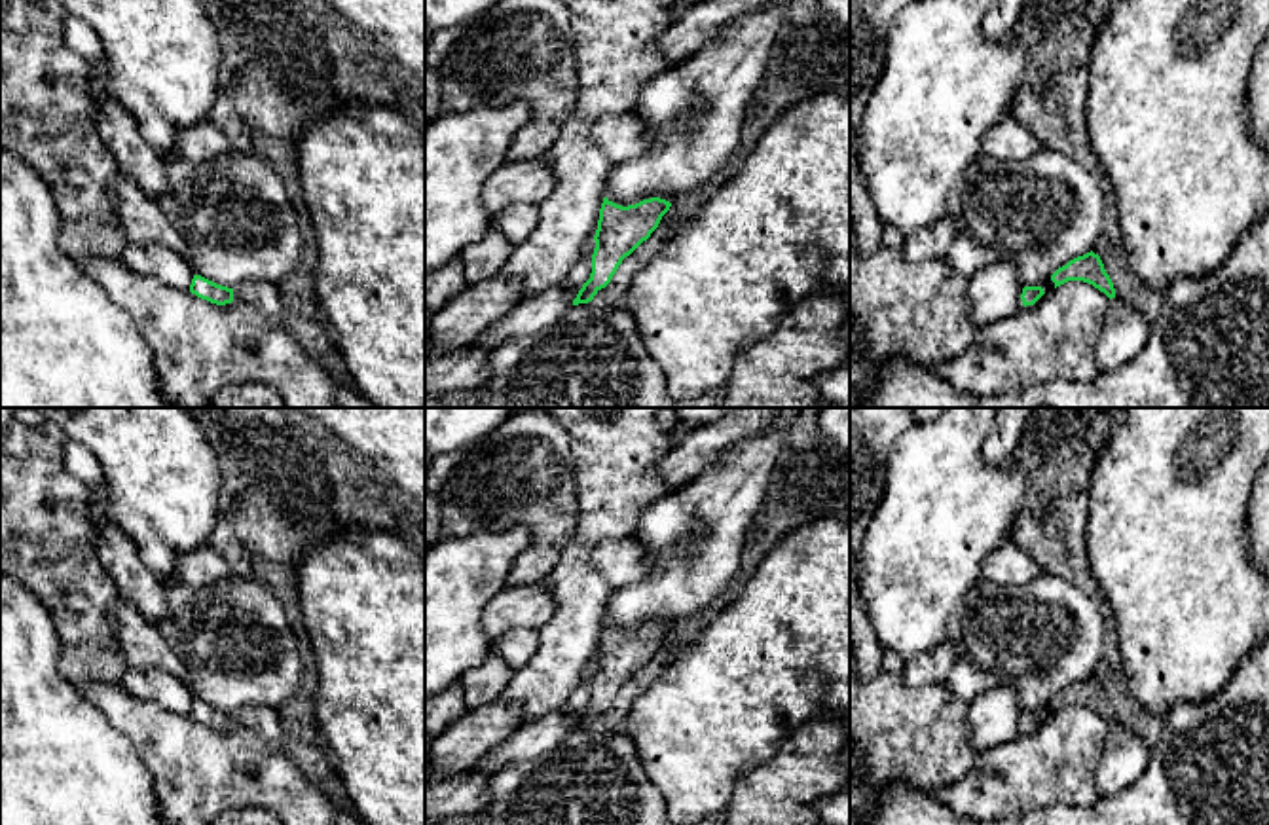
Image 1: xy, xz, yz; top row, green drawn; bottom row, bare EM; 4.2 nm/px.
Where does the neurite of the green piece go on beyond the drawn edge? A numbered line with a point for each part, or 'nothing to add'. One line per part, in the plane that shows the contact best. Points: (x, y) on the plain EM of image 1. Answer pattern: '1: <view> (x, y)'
1: xy (264, 721)

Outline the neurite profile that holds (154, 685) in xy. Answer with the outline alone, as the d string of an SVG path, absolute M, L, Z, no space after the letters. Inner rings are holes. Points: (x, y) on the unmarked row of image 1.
M133 669L121 677L121 687L144 702L152 702L161 709L176 715L190 715L193 696L186 683L178 681L163 669Z

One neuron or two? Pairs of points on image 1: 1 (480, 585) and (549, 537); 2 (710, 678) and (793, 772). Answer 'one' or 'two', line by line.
1: two
2: two

